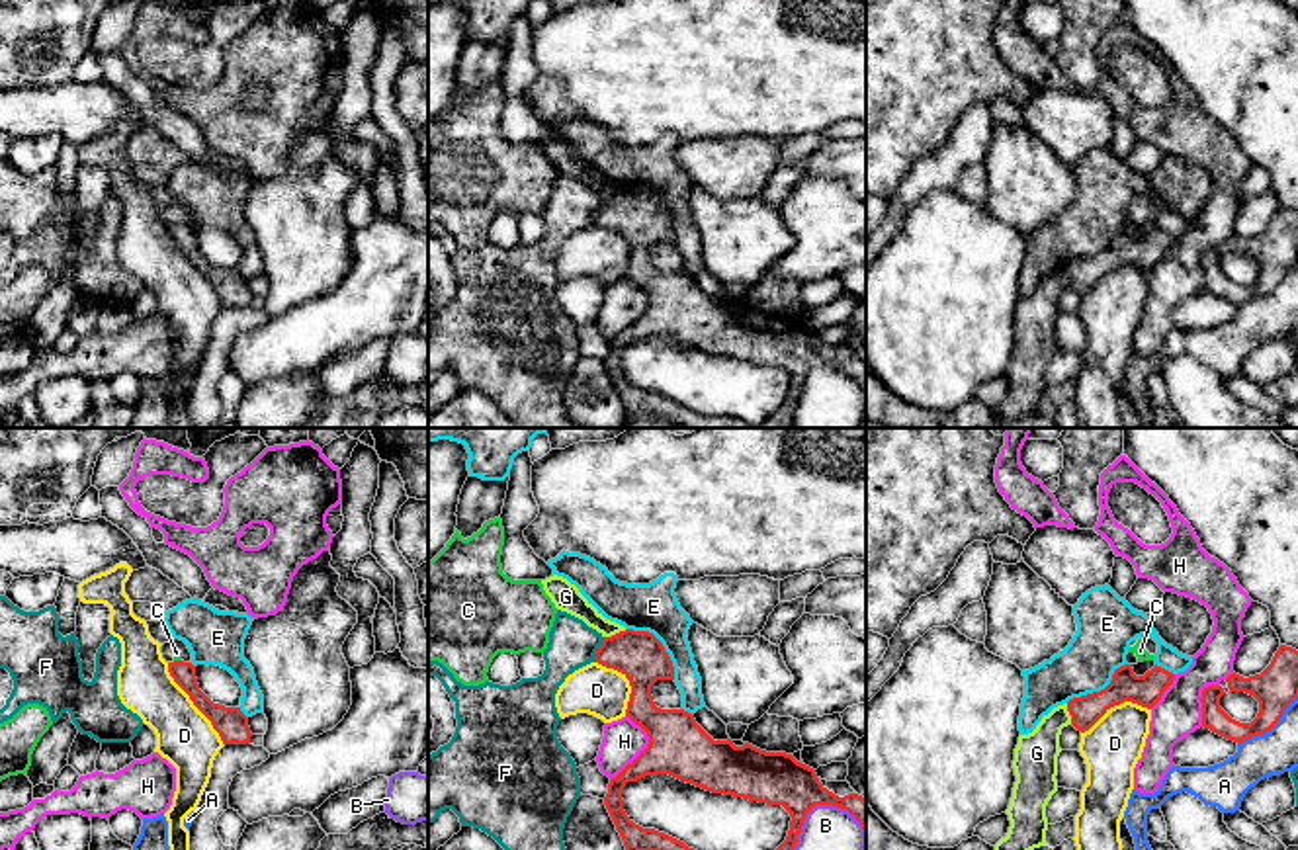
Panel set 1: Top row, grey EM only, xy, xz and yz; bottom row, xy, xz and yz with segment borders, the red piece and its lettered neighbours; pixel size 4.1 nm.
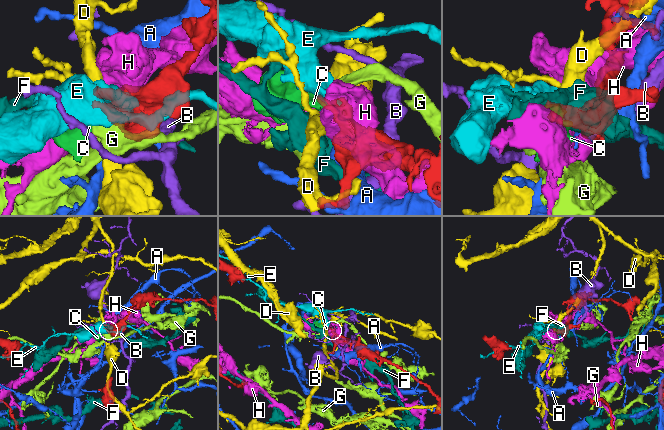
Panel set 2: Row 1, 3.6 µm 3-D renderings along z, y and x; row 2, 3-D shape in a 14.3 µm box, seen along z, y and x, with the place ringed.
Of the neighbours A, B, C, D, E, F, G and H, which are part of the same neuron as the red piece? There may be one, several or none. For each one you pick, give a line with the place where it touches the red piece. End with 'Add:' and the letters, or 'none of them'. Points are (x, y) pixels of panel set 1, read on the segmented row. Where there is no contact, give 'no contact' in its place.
Add: none of them

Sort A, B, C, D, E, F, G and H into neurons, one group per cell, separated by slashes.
A / B / C / D / E / F / G / H

